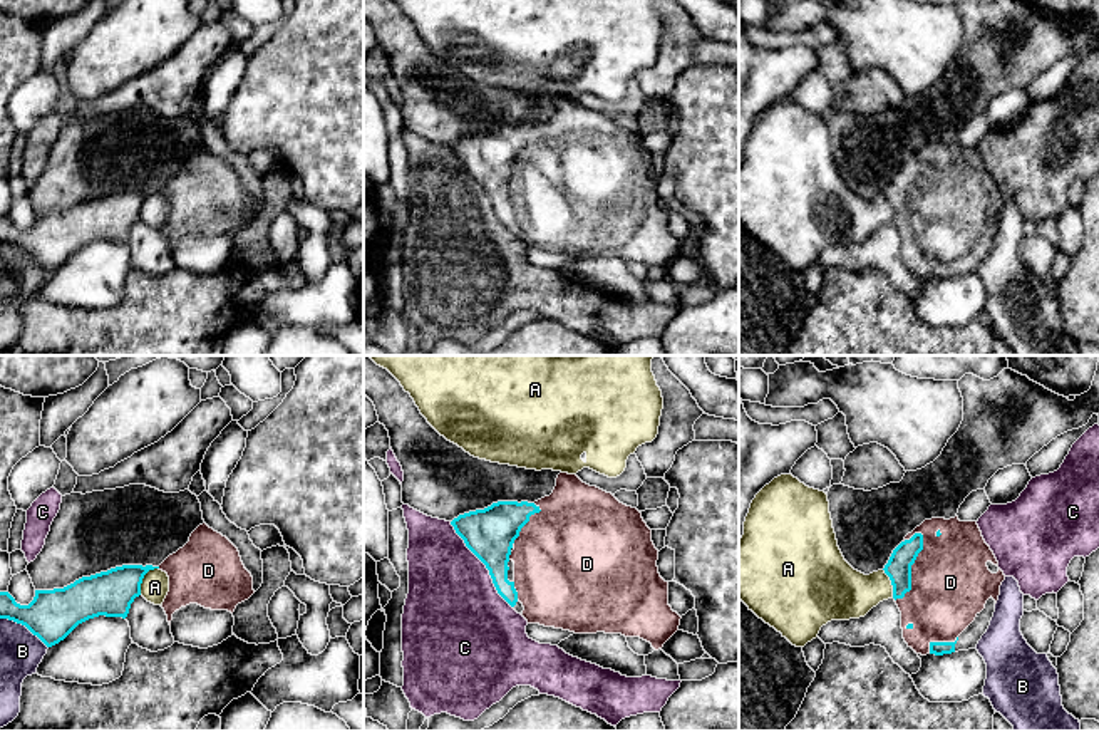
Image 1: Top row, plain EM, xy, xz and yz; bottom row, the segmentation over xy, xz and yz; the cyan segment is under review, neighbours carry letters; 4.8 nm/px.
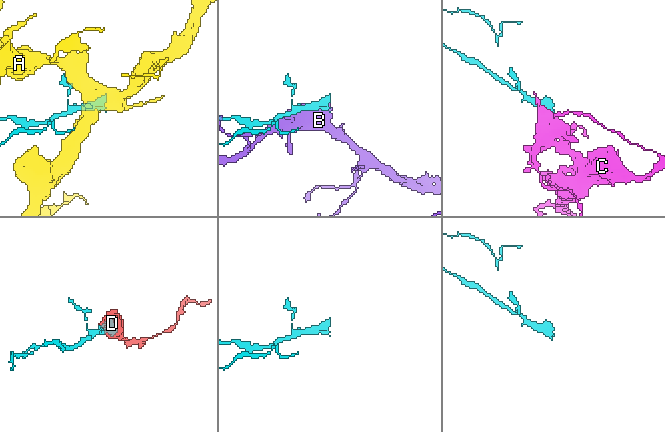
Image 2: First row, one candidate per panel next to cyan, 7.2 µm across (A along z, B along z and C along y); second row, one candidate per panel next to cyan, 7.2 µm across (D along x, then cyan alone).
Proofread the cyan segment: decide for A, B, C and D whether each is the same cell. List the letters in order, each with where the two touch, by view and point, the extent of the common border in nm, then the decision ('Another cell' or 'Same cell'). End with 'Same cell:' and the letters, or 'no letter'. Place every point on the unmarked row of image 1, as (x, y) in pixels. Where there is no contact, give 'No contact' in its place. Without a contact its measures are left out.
A: Touches cyan at xy (143, 202). Shared border 160 nm. Another cell
B: Touches cyan at xy (24, 248). Shared border 280 nm. Another cell
C: Touches cyan at xz (485, 188). Shared border 500 nm. Another cell
D: Touches cyan at yz (910, 193). Shared border 360 nm. Same cell
Same cell: D

